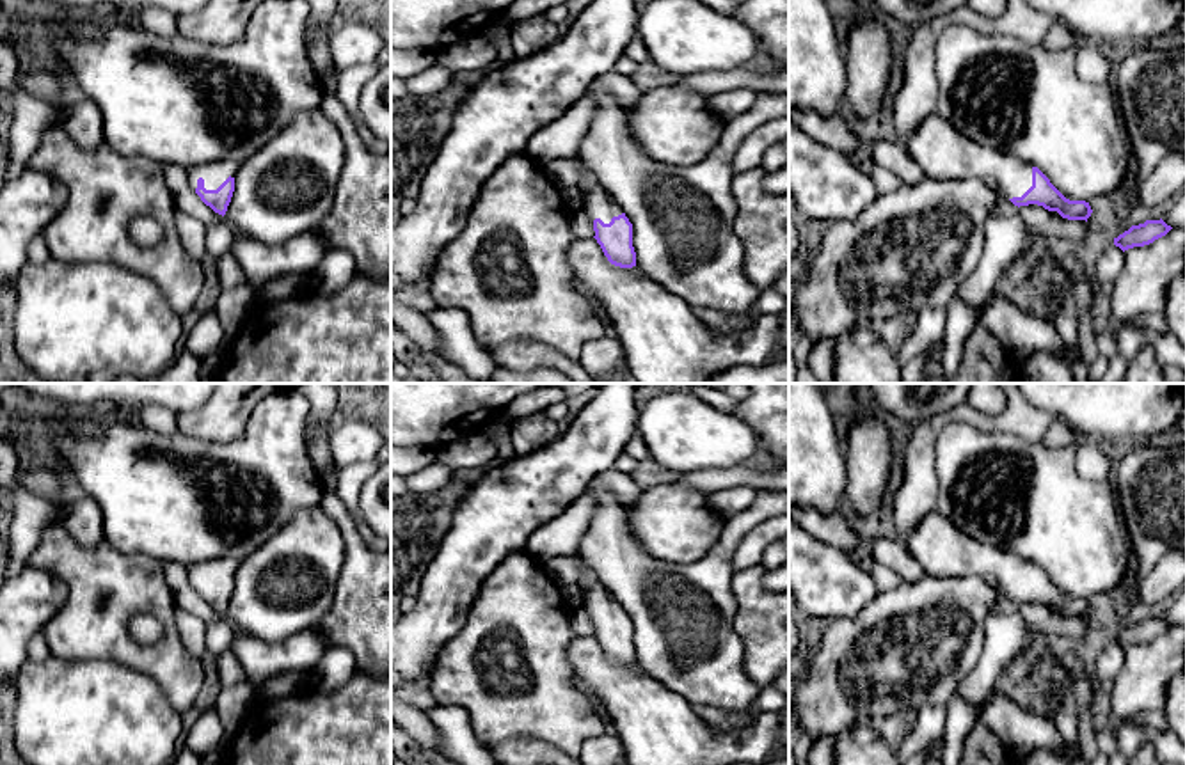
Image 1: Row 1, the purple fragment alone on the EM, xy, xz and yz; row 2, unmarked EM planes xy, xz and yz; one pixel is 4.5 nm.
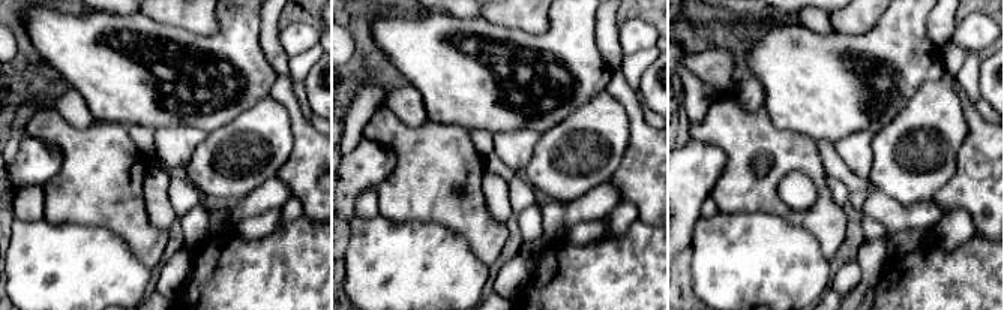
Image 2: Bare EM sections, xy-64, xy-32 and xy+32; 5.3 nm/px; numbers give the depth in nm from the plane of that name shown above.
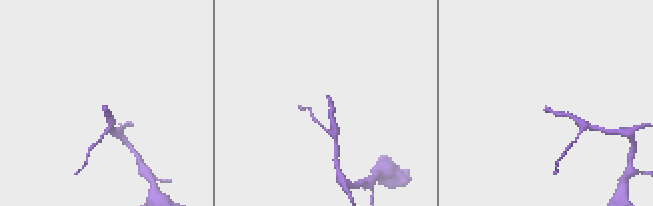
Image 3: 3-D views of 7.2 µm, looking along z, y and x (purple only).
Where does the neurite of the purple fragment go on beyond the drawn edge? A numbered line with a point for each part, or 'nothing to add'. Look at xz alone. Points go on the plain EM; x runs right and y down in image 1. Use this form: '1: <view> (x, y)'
1: xz (597, 600)

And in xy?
1: xy (215, 570)

